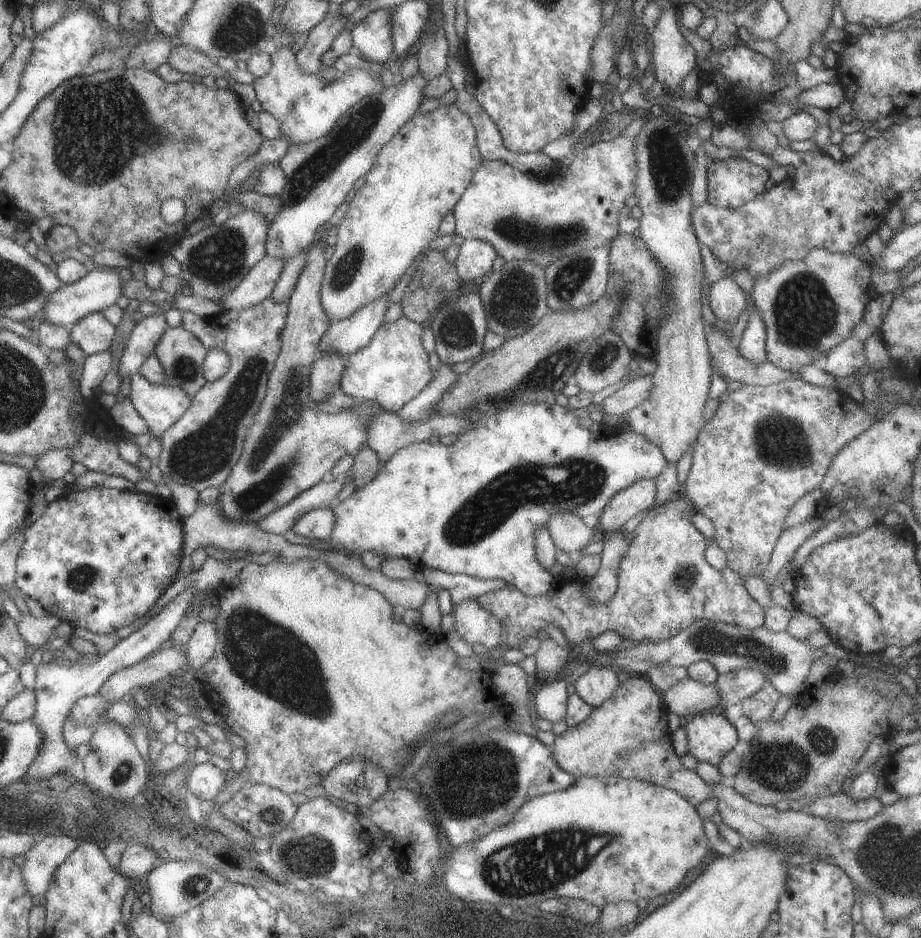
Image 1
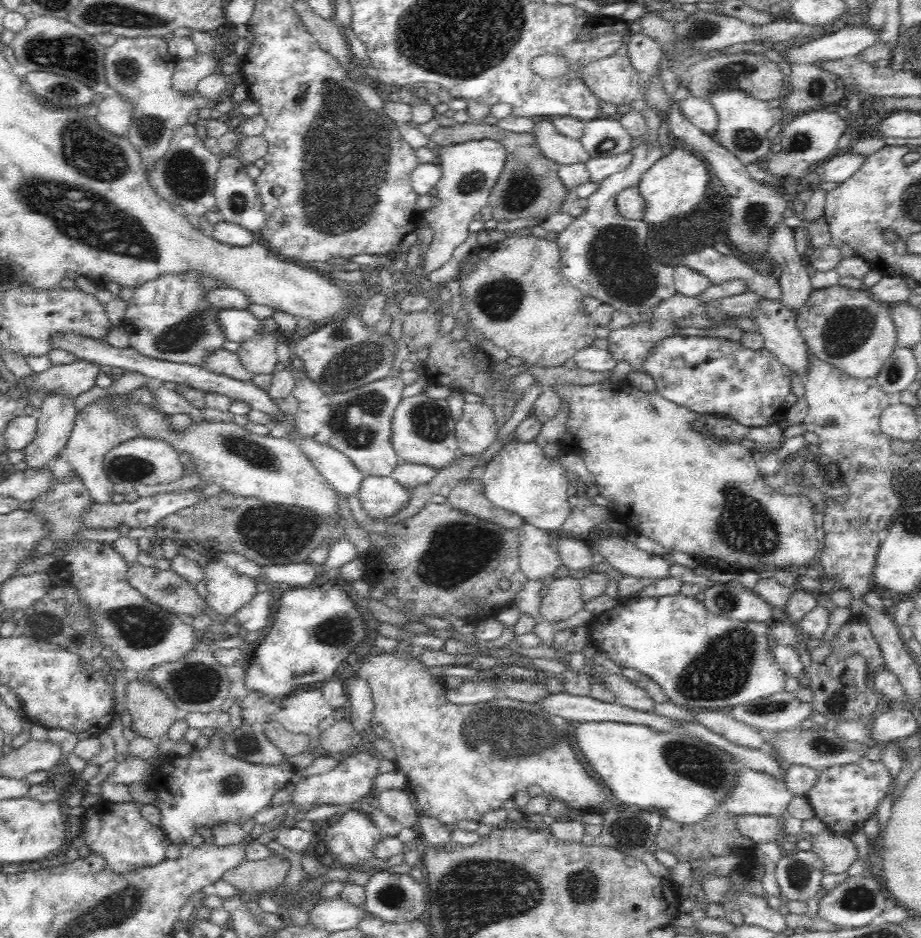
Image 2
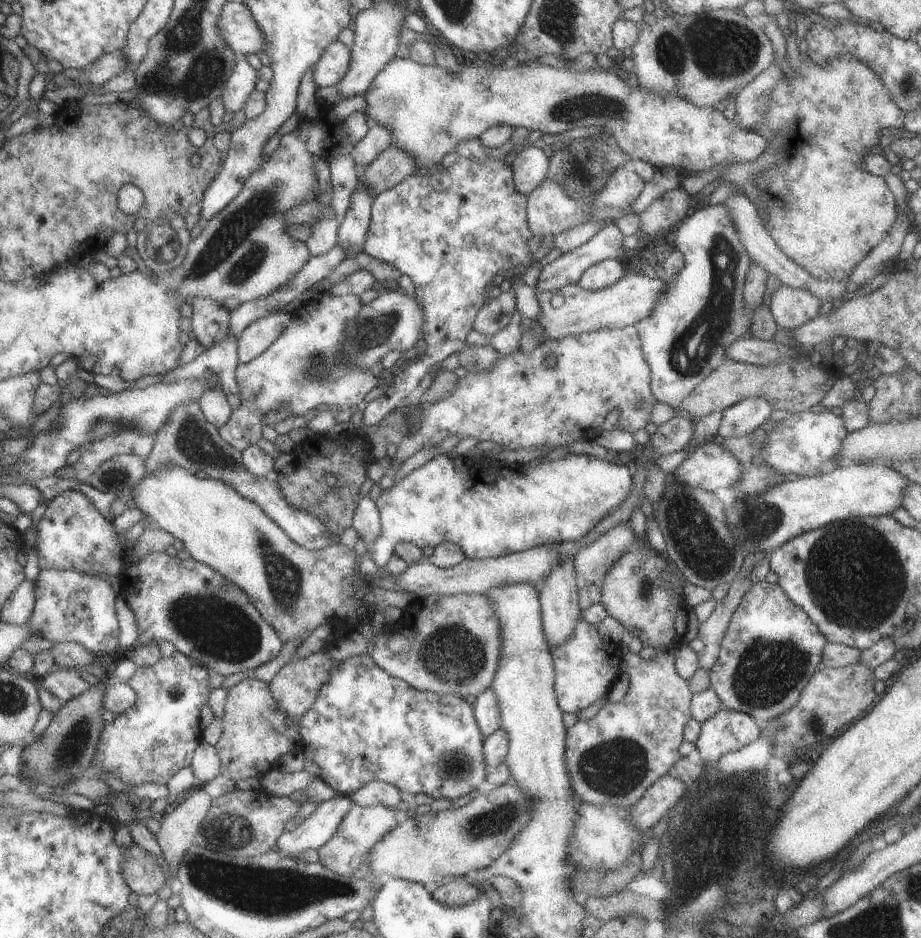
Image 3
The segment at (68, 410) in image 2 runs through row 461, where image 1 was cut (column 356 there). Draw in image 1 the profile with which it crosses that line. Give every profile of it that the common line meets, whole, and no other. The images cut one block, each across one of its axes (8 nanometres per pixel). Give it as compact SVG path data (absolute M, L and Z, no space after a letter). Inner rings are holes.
M375 10L357 22L349 32L353 54L373 66L389 64L393 48L387 26L387 10Z

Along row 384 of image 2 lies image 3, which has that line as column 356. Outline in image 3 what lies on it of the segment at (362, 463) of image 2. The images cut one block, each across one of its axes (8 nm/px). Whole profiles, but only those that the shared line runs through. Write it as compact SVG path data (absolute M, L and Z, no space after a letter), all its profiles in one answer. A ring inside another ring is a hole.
M317 292L303 308L297 308L287 328L259 358L235 368L237 394L241 396L241 402L219 428L221 438L241 452L263 438L261 428L265 424L273 428L287 416L301 420L317 406L347 410L381 392L385 388L383 376L373 376L371 370L347 366L347 360L341 358L339 352L345 342L347 324L349 320L355 320L361 308L363 304L359 302L359 296L333 296L329 292Z

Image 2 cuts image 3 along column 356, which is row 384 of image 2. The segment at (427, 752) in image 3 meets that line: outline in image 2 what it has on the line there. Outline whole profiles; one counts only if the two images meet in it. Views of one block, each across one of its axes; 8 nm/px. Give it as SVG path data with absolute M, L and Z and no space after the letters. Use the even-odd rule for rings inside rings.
M670 336L660 340L644 362L644 372L650 374L656 382L656 392L666 400L684 406L696 414L718 414L722 418L736 420L736 424L748 428L774 426L786 420L786 398L792 394L792 372L786 368L770 350L750 350L740 342L722 340L722 338L700 338L700 336Z

